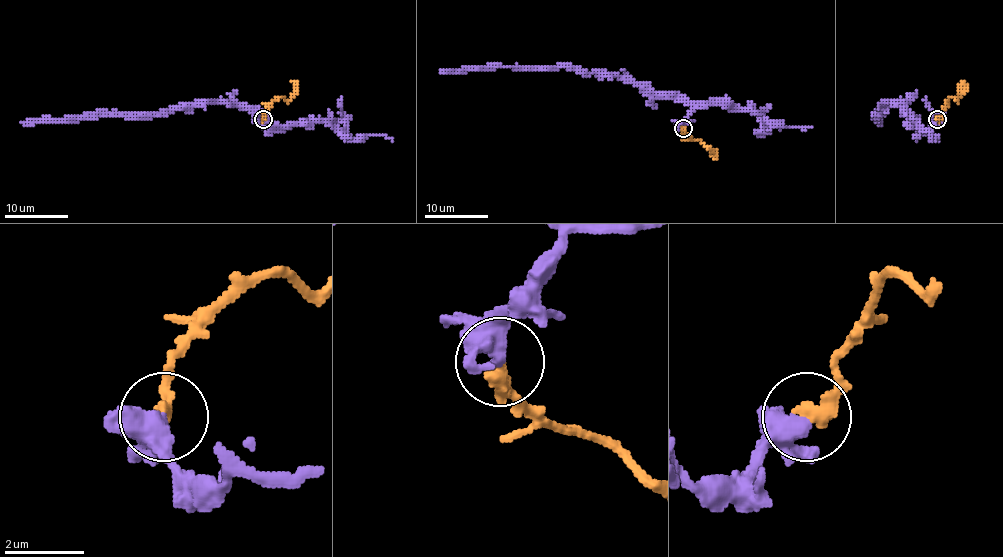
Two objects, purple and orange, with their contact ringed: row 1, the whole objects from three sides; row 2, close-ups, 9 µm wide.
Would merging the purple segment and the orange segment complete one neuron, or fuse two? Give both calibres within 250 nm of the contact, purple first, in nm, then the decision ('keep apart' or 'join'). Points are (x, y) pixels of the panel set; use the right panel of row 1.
360 nm thick on the purple side, 380 nm on the other; join

